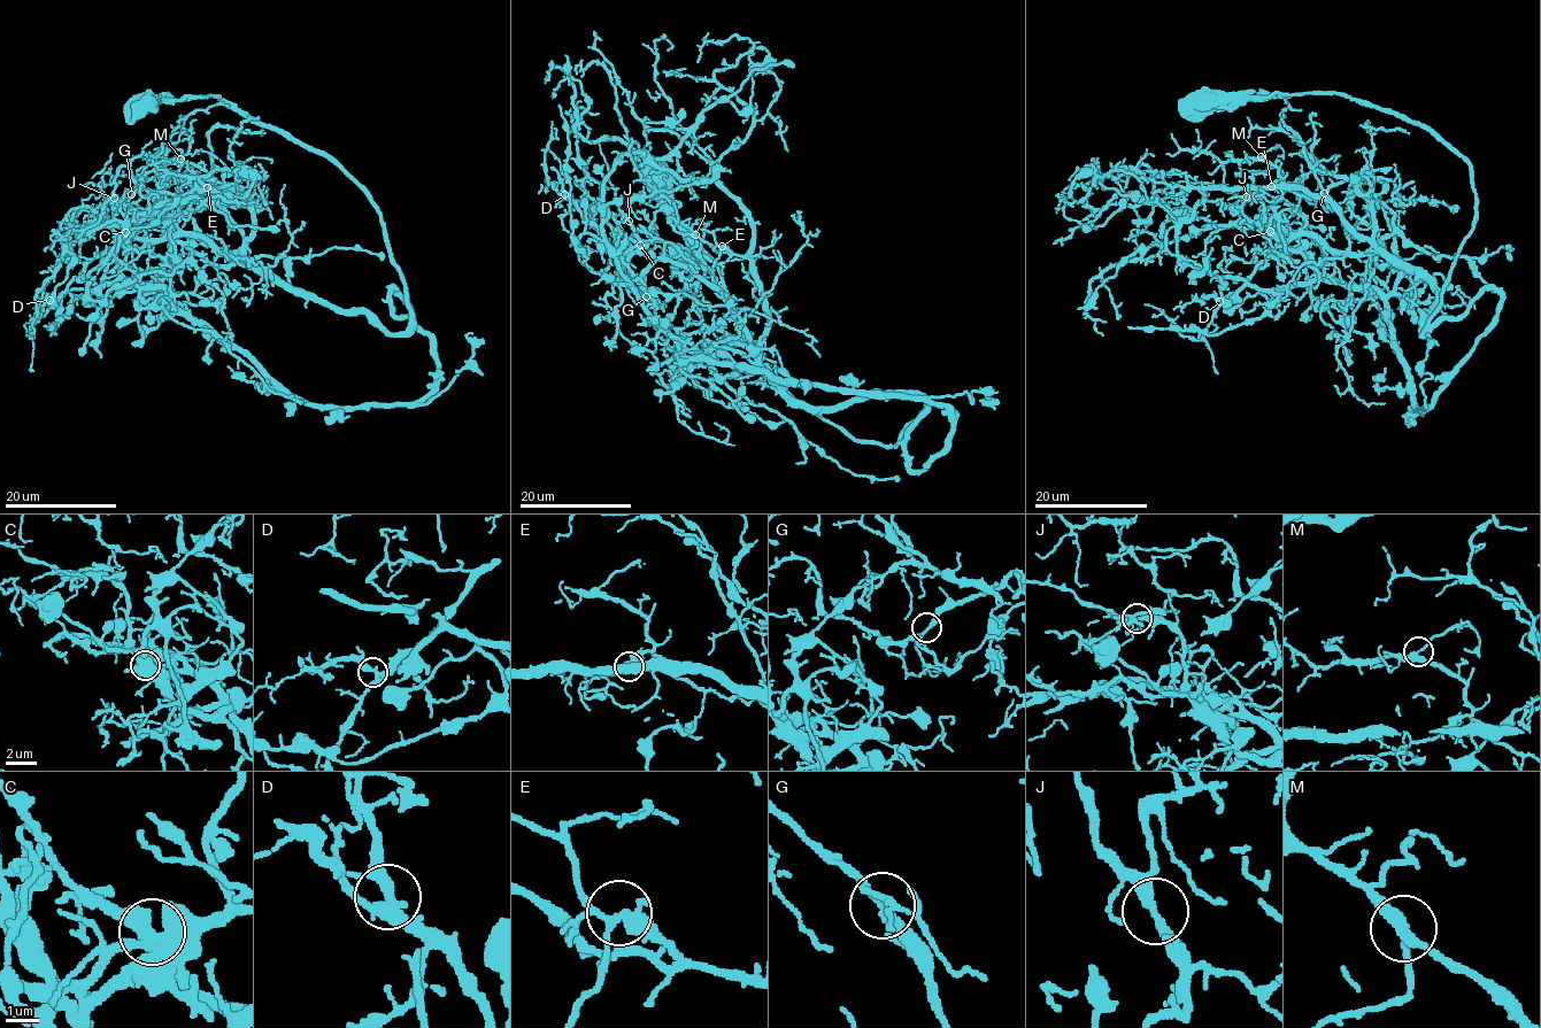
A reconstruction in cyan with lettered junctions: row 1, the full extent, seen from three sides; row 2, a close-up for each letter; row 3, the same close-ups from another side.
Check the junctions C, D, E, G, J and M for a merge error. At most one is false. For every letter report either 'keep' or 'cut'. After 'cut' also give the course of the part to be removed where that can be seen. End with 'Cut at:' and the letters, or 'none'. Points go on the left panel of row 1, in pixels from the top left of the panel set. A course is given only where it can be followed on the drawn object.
C: keep
D: keep
E: keep
G: keep
J: keep
M: keep
Cut at: none

